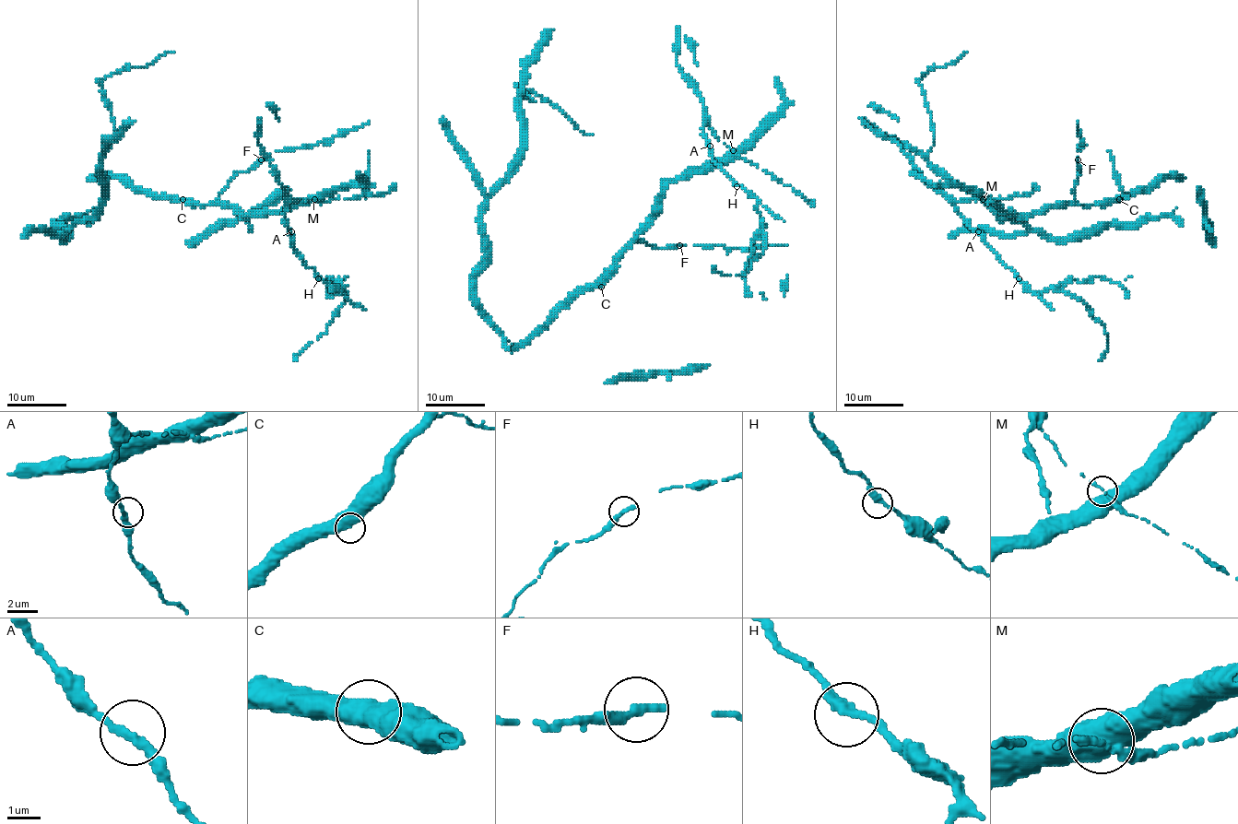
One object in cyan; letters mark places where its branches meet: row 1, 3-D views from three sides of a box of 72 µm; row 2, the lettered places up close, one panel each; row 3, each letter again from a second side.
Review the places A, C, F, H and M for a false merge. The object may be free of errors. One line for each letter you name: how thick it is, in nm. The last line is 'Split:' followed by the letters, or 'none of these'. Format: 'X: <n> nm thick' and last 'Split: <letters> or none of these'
Split: none of these

